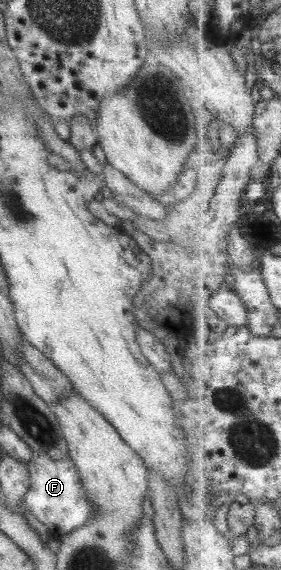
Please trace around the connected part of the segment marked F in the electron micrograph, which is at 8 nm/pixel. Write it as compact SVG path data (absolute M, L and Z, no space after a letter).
M30 454L27 463L29 485L23 496L23 503L32 516L44 524L47 532L52 532L52 538L60 538L71 530L82 526L95 511L93 504L81 494L79 476L75 466L68 456L60 461L48 459L48 455Z

